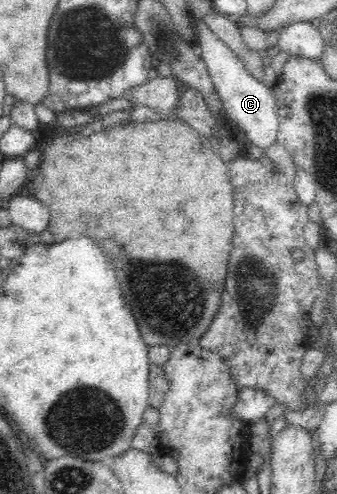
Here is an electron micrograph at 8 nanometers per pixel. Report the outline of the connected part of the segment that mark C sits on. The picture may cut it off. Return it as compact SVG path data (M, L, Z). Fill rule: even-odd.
M194 16L193 19L195 19L195 27L197 27L197 37L199 37L198 51L207 65L217 95L223 101L226 116L235 121L245 131L245 135L252 140L252 144L261 148L265 155L268 148L278 143L277 132L279 132L279 115L271 88L255 80L245 70L243 63L235 58L232 50L229 50L225 43L213 34L205 22Z

